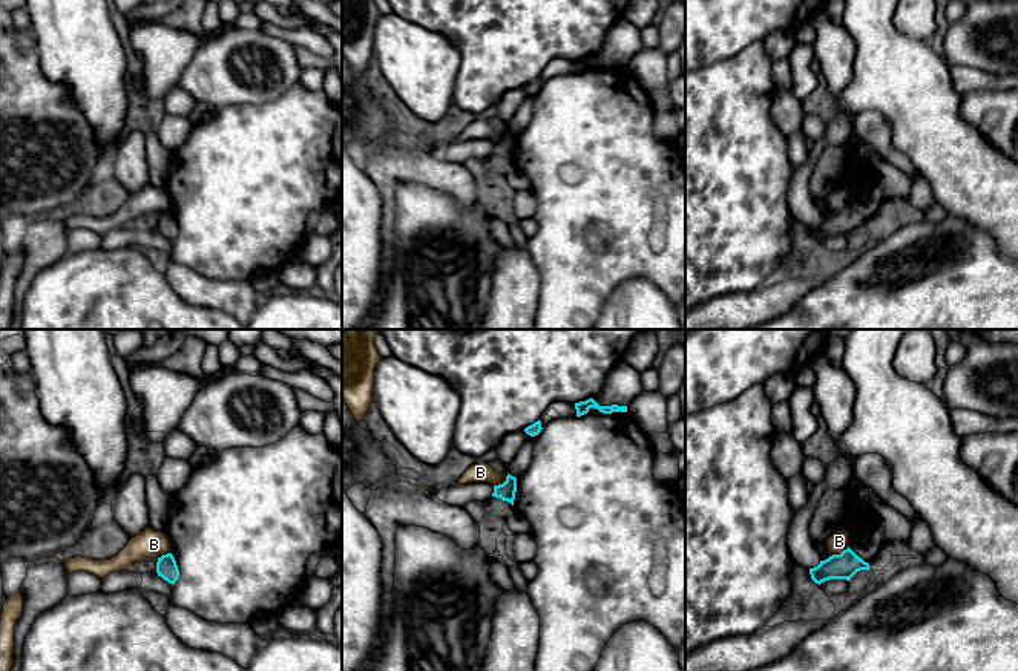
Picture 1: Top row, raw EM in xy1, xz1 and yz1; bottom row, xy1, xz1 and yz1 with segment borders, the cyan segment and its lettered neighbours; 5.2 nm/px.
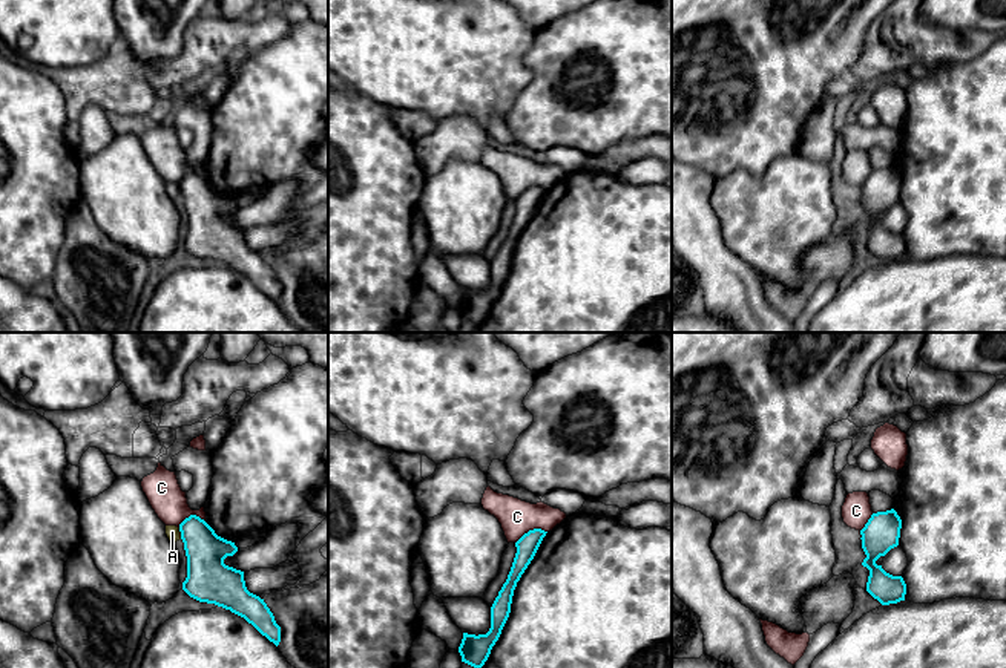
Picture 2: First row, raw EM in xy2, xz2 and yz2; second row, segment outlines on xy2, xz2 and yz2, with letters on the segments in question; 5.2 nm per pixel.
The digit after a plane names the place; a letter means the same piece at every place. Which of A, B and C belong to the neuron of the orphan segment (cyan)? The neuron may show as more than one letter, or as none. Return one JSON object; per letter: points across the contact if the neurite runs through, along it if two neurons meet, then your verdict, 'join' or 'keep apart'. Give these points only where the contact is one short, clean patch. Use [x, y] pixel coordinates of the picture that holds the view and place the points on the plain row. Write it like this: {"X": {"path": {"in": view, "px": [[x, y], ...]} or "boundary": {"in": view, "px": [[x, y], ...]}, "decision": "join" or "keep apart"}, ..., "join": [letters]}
{"A": {"decision": "keep apart"}, "B": {"boundary": {"in": "yz1", "px": [[848, 202], [830, 213]]}, "decision": "keep apart"}, "C": {"boundary": {"in": "xz2", "px": [[546, 187], [529, 186], [516, 199]]}, "decision": "keep apart"}, "join": []}

